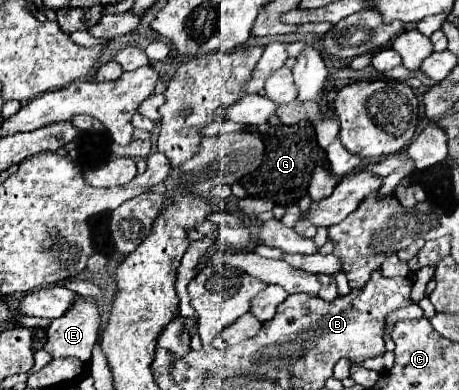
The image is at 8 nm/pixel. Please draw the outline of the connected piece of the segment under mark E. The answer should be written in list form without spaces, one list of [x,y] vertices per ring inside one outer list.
[[[77,296],[71,310],[61,318],[51,320],[47,328],[47,344],[45,350],[53,354],[53,358],[79,358],[87,362],[91,358],[91,350],[99,338],[99,308],[97,298]]]

